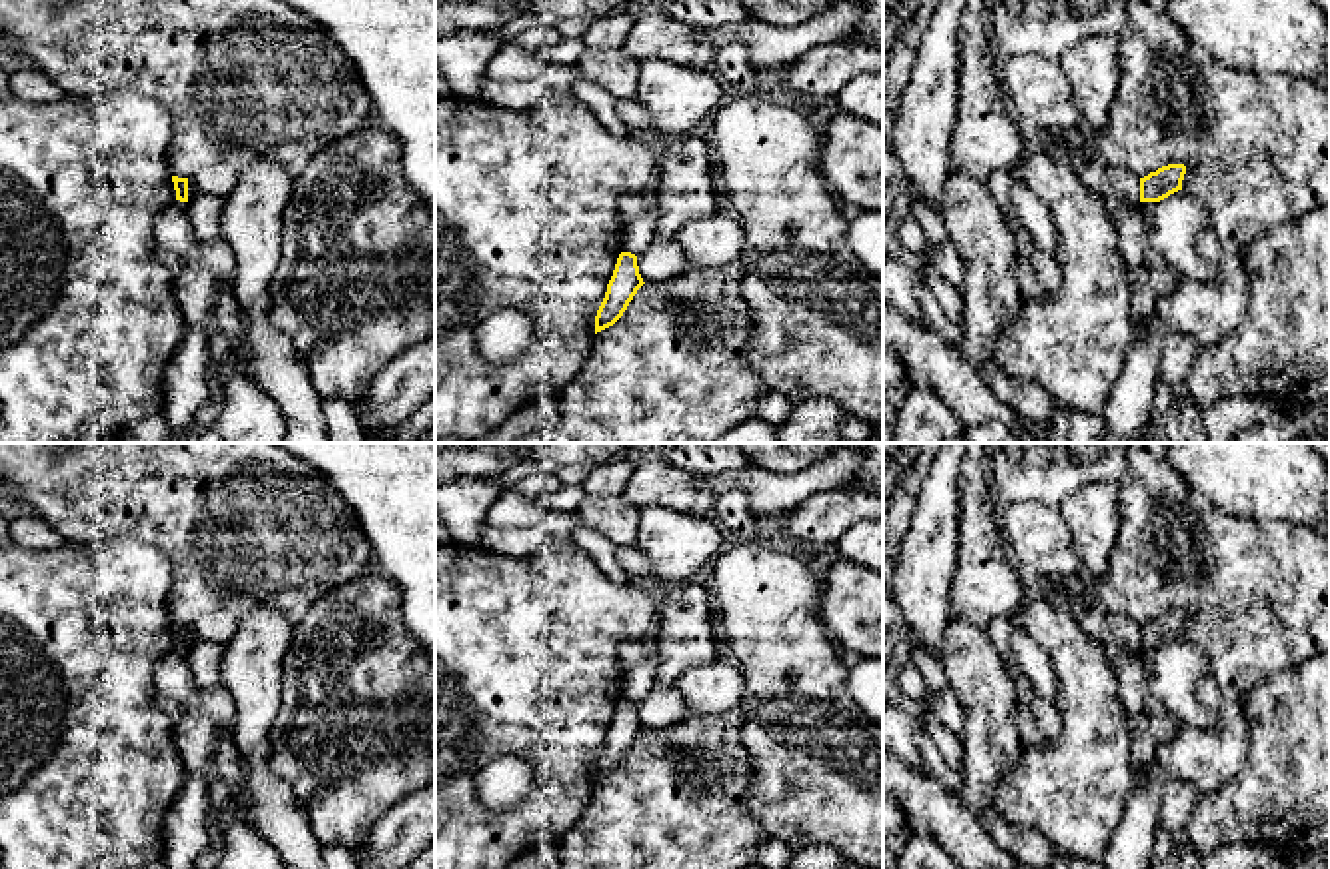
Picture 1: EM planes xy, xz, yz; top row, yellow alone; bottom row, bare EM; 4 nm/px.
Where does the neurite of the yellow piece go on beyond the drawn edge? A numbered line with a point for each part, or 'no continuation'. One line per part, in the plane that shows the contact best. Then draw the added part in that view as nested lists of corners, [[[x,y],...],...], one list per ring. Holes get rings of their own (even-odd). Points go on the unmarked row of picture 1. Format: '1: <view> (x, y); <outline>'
no continuation

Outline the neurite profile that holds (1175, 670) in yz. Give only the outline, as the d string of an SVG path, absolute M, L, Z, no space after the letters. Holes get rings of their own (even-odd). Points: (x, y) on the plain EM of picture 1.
M1182 637L1160 649L1140 649L1148 667L1148 693L1166 715L1194 729L1212 729L1220 715L1198 703L1194 689L1208 675L1208 657Z

